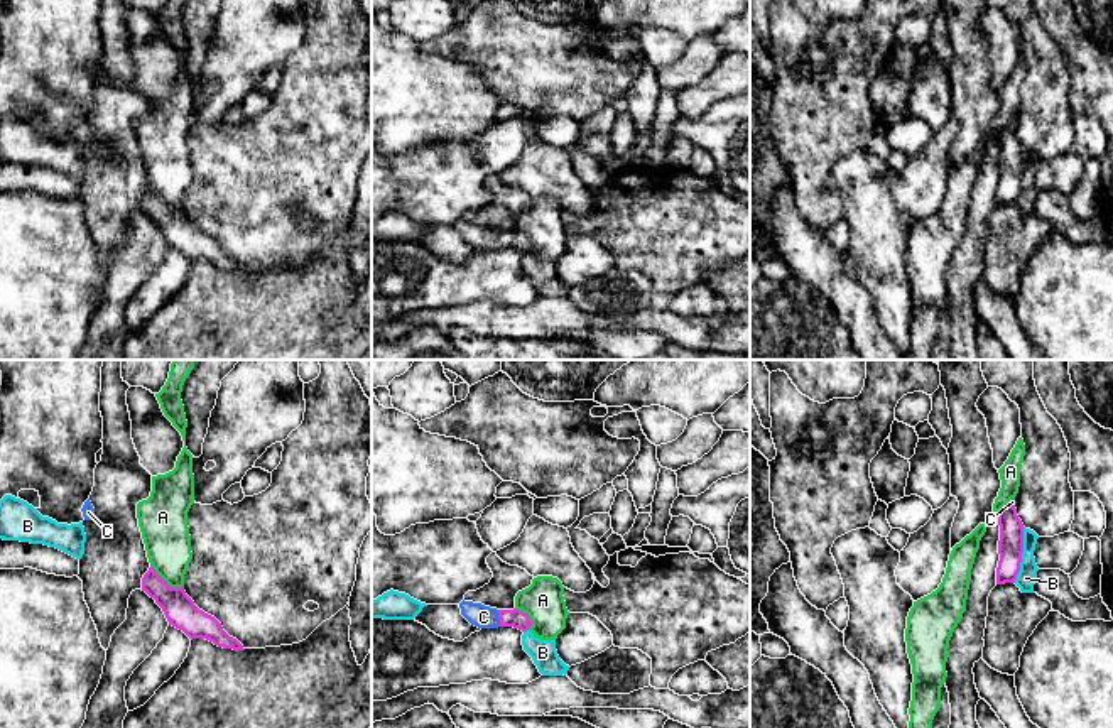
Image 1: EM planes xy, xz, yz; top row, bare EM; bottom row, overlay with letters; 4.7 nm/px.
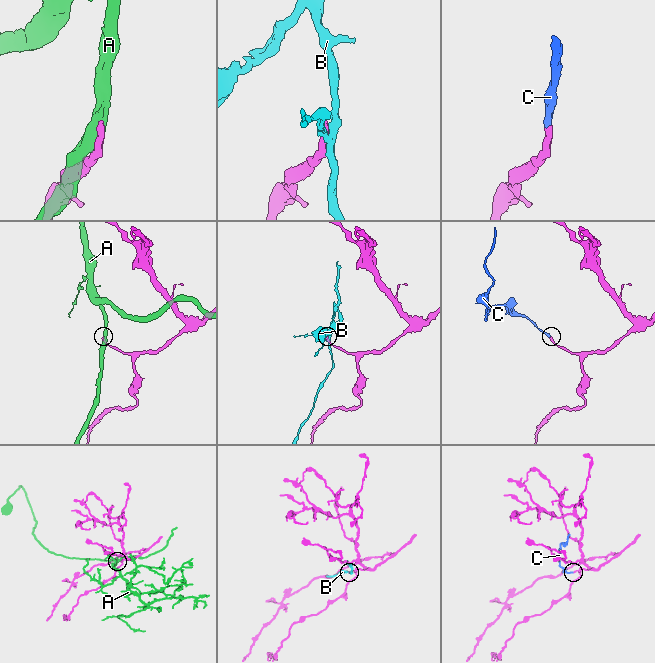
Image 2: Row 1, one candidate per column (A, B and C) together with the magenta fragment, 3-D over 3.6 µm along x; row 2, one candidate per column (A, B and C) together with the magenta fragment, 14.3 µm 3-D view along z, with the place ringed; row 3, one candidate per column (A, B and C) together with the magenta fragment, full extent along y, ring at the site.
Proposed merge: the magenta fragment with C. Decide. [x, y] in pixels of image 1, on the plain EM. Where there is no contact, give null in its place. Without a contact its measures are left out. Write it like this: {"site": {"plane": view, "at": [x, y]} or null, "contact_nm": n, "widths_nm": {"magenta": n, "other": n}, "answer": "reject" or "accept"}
{"site": {"plane": "xz", "at": [499, 239]}, "contact_nm": 80, "widths_nm": {"magenta": 90, "other": 110}, "answer": "accept"}

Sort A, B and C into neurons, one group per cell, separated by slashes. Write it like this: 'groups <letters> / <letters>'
groups A / B / C

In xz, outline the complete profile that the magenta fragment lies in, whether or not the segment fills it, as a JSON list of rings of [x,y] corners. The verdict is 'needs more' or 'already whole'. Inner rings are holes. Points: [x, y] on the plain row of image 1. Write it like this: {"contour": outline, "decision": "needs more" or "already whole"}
{"contour": [[[461,223],[461,236],[478,250],[513,248],[522,253],[530,252],[532,242],[527,235],[513,231],[497,231],[481,225]]], "decision": "needs more"}

